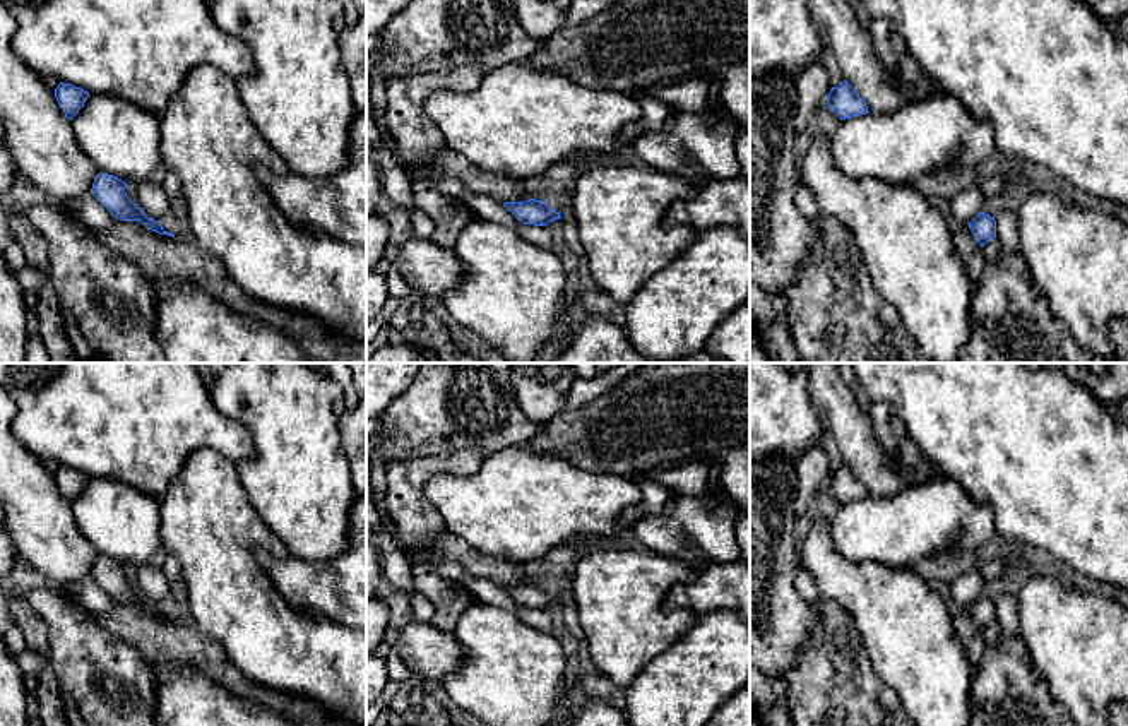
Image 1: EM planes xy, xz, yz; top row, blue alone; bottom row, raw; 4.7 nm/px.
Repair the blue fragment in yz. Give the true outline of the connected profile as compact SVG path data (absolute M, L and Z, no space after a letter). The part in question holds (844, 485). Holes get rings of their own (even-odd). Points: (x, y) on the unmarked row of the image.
M846 464L832 471L825 485L840 503L870 497L866 486Z

